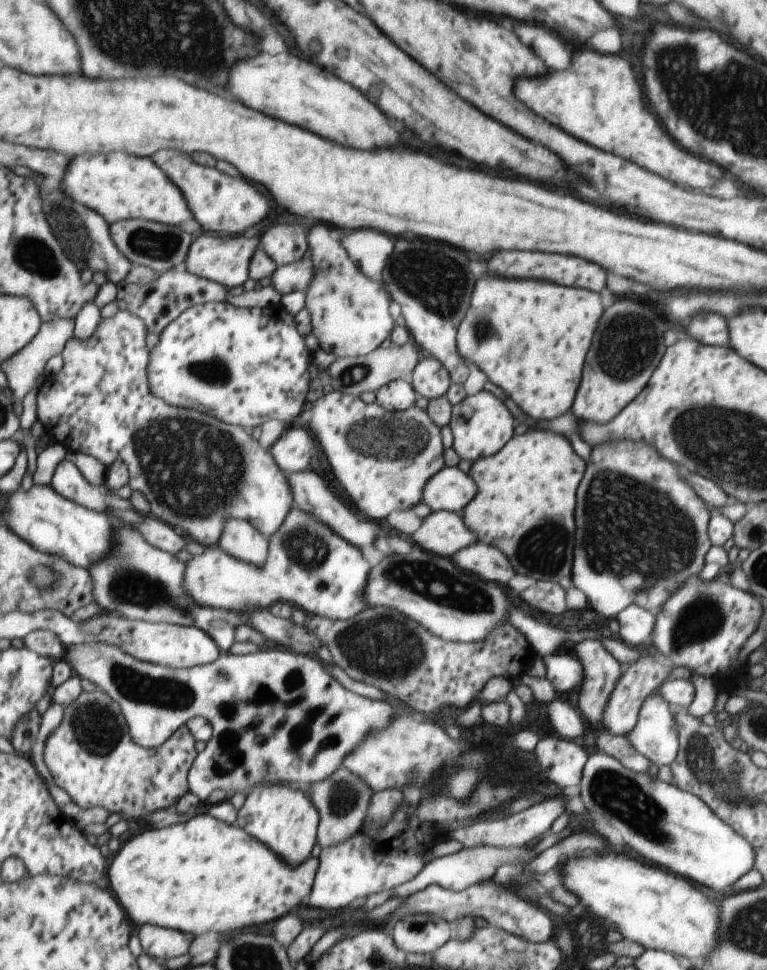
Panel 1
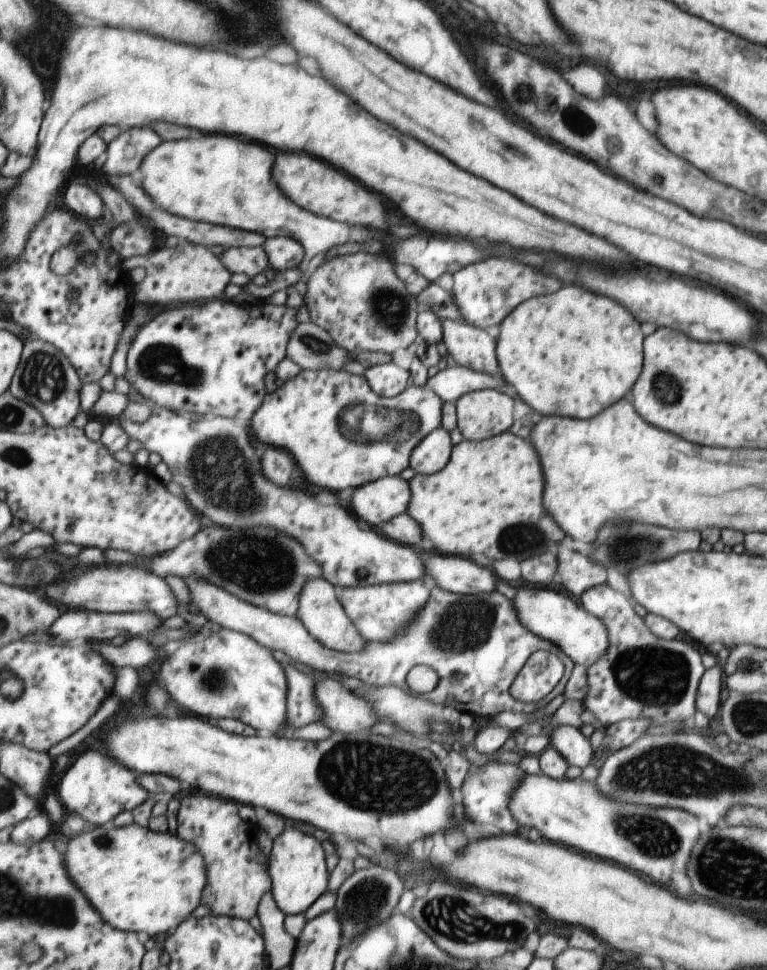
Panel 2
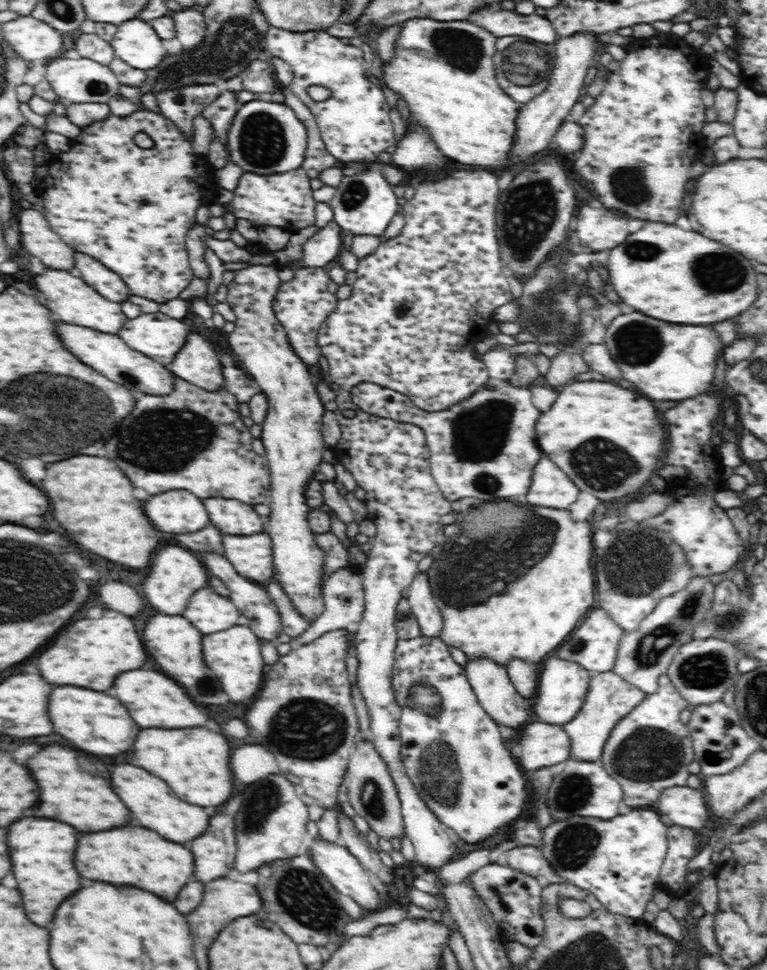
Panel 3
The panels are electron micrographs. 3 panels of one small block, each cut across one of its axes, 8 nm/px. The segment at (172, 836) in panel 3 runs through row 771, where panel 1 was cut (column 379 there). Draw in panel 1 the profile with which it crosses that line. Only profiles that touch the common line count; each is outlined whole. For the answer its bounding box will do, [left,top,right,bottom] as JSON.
[230,54,398,148]

